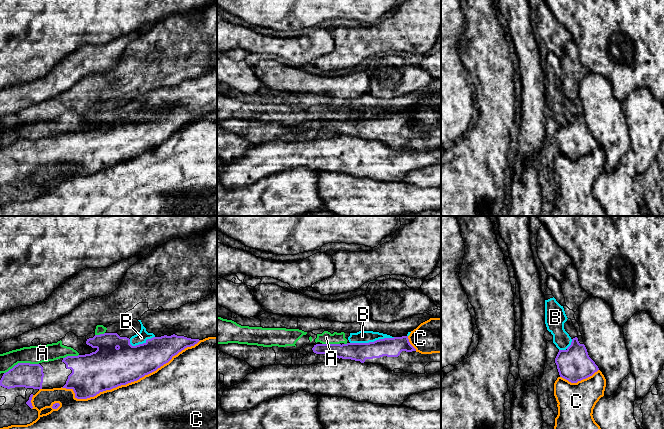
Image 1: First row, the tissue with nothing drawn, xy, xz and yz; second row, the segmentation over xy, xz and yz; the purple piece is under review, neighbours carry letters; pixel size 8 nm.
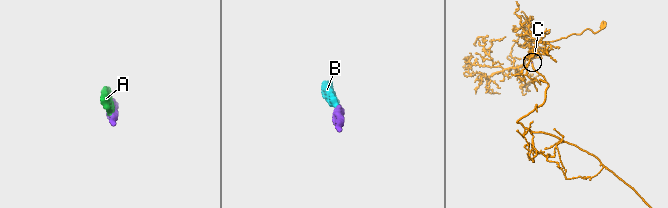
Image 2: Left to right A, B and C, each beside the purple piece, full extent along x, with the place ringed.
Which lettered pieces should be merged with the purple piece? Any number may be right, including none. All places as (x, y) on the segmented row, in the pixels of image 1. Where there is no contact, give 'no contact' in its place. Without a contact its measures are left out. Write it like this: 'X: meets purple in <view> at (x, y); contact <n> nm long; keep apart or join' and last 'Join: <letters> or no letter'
A: meets purple in xy at (21, 363); contact 300 nm long; keep apart
B: meets purple in xz at (372, 342); contact 360 nm long; keep apart
C: meets purple in xy at (129, 382); contact 1200 nm long; keep apart
Join: no letter

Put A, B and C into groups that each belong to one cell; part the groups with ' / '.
A B / C

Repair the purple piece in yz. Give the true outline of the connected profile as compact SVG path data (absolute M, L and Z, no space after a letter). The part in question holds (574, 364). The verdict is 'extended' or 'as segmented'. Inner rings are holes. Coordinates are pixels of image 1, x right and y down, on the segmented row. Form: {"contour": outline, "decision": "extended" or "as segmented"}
{"contour": "M577 337L572 339L566 350L559 350L555 363L560 377L571 383L586 379L599 370L589 357L585 345L580 344Z", "decision": "as segmented"}

